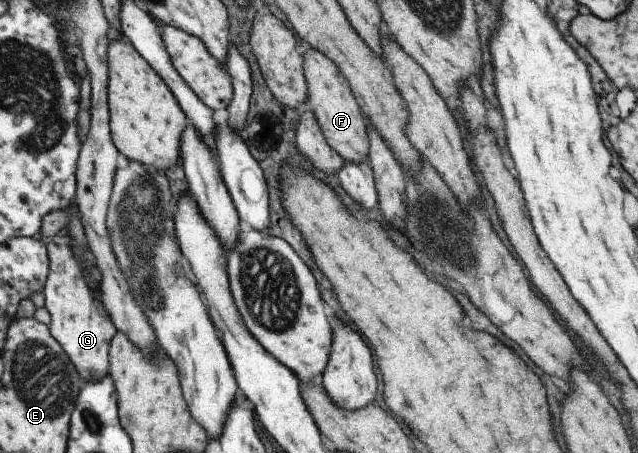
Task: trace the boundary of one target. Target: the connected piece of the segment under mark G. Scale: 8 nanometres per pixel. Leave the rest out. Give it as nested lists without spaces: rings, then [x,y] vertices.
[[[55,235],[46,245],[48,277],[42,293],[44,307],[51,314],[48,327],[51,336],[69,357],[80,379],[85,382],[100,381],[109,374],[108,352],[117,329],[101,303],[101,293],[95,294],[87,285],[80,264],[70,247],[70,235]]]

